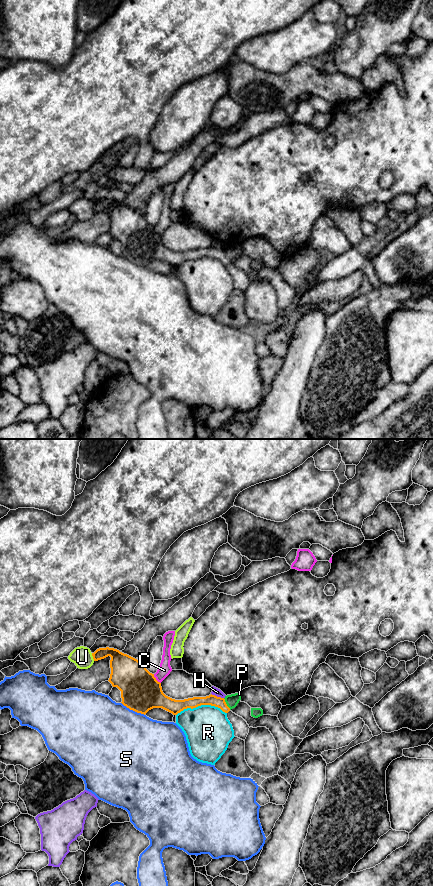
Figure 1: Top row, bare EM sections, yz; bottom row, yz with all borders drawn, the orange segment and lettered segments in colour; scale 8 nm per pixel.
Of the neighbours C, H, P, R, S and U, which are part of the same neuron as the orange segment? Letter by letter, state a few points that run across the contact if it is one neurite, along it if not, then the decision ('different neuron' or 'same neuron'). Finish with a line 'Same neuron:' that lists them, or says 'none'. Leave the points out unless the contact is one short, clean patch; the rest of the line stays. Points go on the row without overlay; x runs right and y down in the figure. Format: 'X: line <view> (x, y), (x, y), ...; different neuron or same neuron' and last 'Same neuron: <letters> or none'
C: different neuron
H: different neuron
P: line yz (223, 250), (230, 261); different neuron
R: line yz (226, 264), (214, 258), (198, 257), (184, 260), (176, 267); different neuron
S: different neuron
U: line yz (91, 205), (94, 212); different neuron
Same neuron: none

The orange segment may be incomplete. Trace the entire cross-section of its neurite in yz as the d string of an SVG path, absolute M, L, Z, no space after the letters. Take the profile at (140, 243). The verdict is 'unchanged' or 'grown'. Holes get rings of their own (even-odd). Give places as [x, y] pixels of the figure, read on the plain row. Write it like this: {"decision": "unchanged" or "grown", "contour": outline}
{"decision": "unchanged", "contour": "M99 200L92 205L94 213L111 209L109 234L121 243L122 256L137 265L146 266L153 260L162 260L177 267L187 260L211 257L228 265L225 251L215 247L175 252L166 248L161 235L150 225L145 216L114 200Z"}

